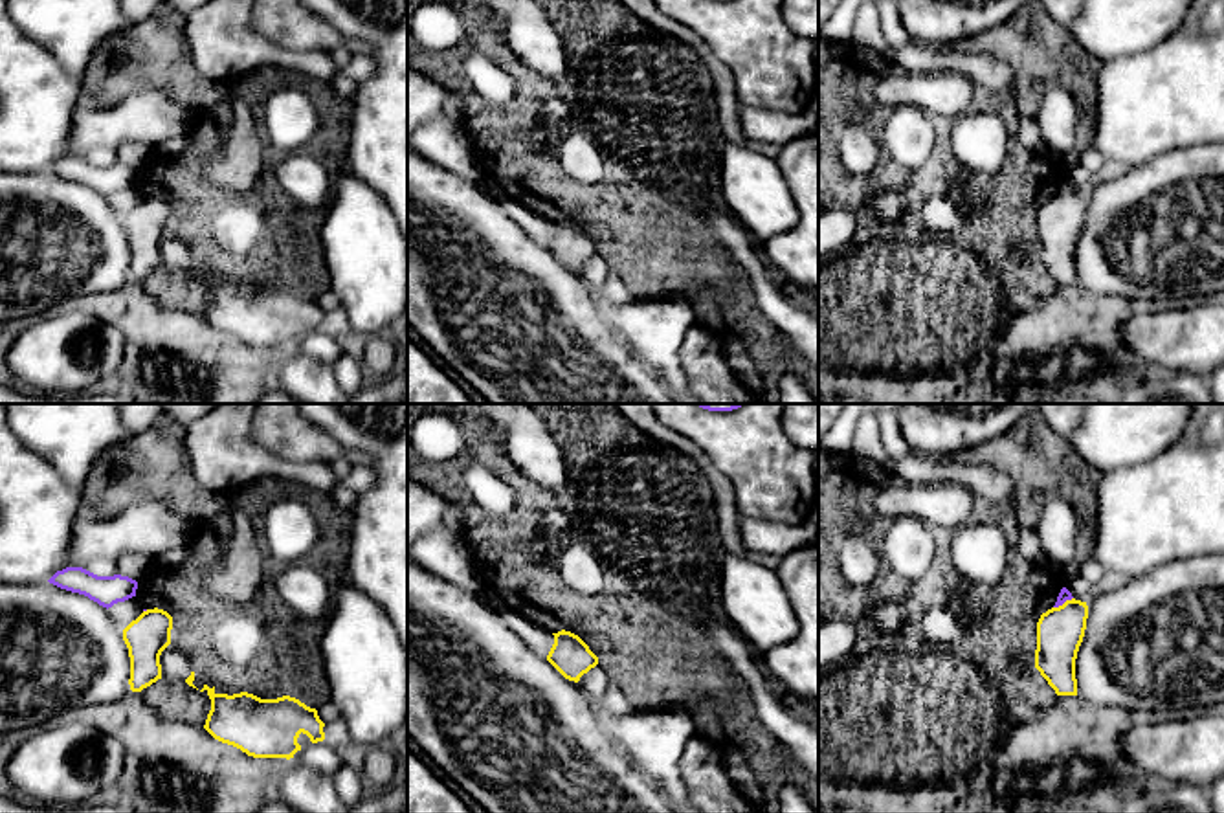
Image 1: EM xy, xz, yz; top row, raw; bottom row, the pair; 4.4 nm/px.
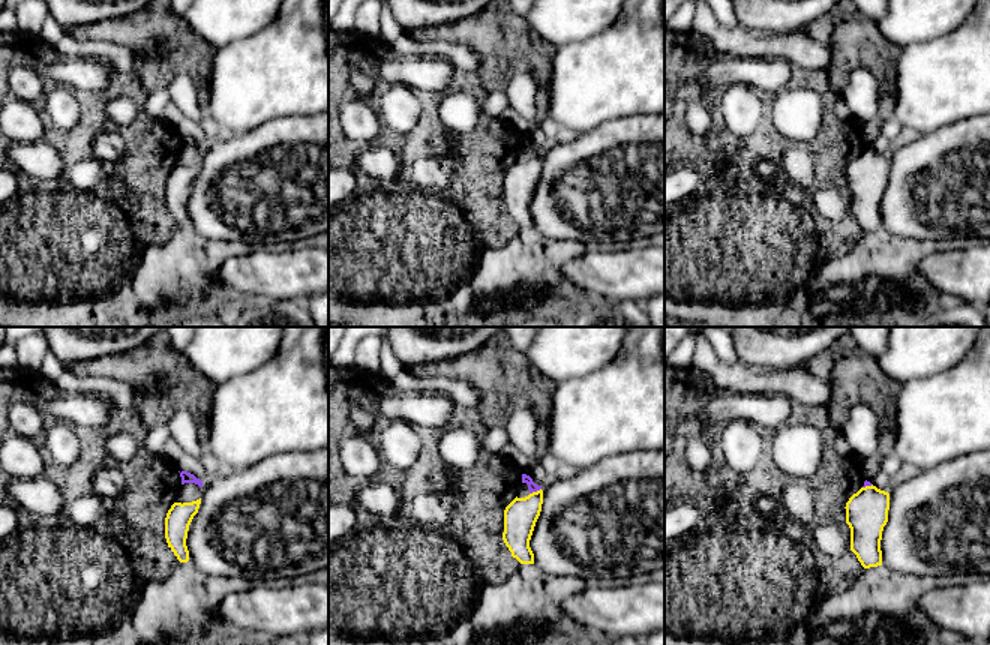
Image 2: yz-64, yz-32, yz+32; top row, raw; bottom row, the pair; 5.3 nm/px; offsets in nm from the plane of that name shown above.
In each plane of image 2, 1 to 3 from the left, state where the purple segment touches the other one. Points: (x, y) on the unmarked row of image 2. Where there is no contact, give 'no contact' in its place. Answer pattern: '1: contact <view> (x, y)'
1: no contact
2: contact yz-32 (534, 156)
3: contact yz+32 (867, 150)

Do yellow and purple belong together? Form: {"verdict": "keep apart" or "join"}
{"verdict": "keep apart"}

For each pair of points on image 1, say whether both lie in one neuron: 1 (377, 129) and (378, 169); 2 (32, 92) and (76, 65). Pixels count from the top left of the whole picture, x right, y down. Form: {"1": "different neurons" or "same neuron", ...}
{"1": "same neuron", "2": "different neurons"}

